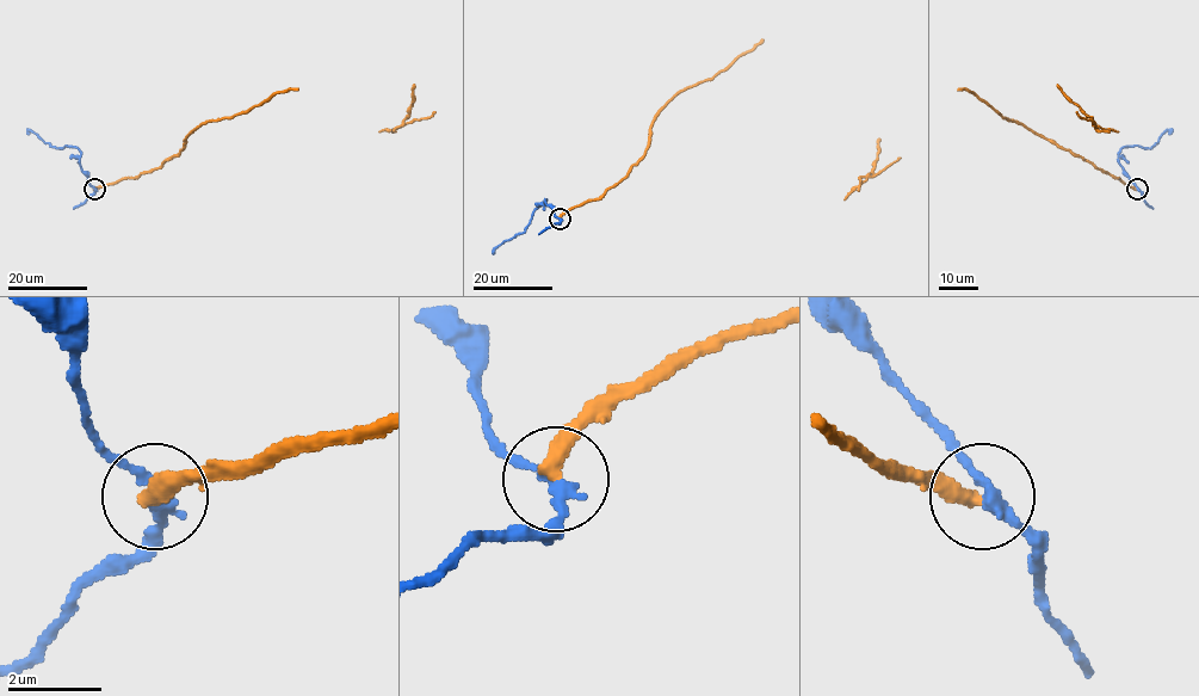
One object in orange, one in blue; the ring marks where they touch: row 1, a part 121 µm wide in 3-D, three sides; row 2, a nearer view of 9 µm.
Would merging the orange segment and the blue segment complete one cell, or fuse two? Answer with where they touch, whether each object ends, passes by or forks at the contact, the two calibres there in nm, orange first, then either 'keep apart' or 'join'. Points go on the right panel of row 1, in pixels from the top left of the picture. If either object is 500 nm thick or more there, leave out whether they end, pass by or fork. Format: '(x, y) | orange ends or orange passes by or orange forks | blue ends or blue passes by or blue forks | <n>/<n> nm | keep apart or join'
(1137, 189) | orange ends | blue passes by | 360/280 nm | keep apart

